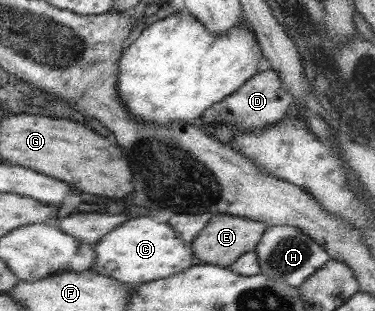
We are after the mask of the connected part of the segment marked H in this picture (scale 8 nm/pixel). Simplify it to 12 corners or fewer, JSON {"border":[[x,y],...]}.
{"border":[[292,226],[268,227],[253,251],[262,276],[296,288],[326,249]]}

